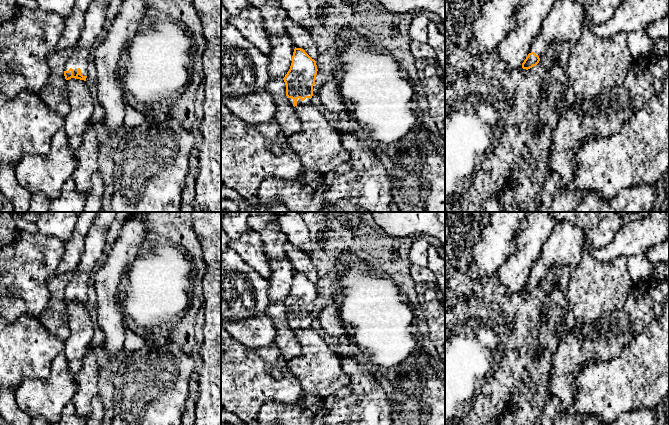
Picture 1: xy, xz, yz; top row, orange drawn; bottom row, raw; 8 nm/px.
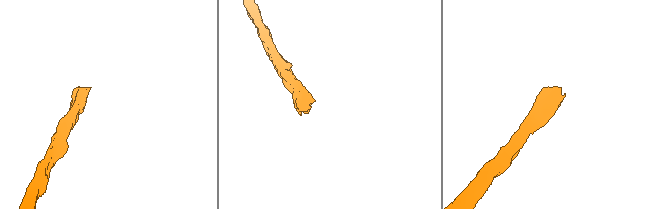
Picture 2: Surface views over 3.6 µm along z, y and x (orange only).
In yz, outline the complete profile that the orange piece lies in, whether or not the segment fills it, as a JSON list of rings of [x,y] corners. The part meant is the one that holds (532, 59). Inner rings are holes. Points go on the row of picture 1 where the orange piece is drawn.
[[[556,0],[542,23],[540,34],[533,40],[522,68],[528,70],[536,66],[545,51],[554,44],[575,44],[582,35],[585,18],[585,11],[580,4],[573,0]]]

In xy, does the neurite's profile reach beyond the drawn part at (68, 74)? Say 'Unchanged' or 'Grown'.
Grown

